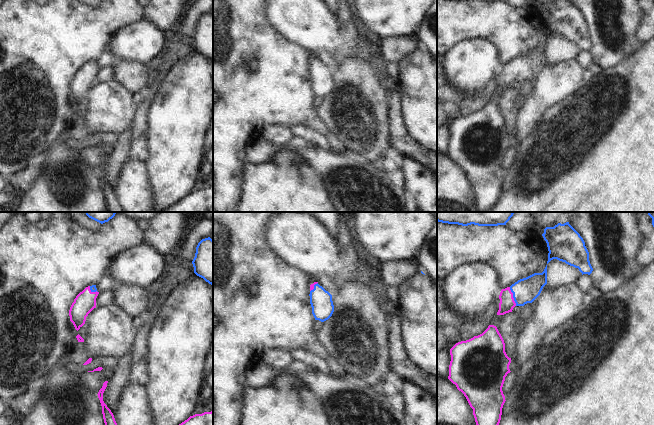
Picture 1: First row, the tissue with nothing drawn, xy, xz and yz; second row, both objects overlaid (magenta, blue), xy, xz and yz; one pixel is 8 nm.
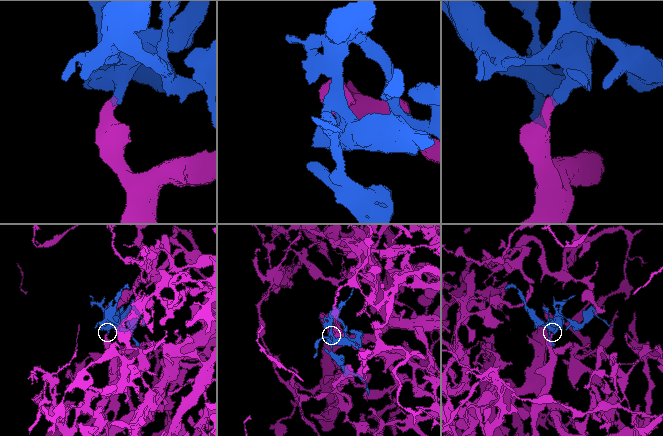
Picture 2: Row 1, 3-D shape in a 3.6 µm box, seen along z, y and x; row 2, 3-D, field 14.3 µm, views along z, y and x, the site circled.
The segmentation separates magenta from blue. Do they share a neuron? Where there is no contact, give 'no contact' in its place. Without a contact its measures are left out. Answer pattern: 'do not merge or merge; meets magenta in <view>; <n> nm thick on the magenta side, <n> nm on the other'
merge; meets magenta in yz; 120 nm thick on the magenta side, 200 nm on the other

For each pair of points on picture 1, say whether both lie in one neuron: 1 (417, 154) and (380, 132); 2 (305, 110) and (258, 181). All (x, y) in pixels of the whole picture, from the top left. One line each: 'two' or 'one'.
1: two
2: two

